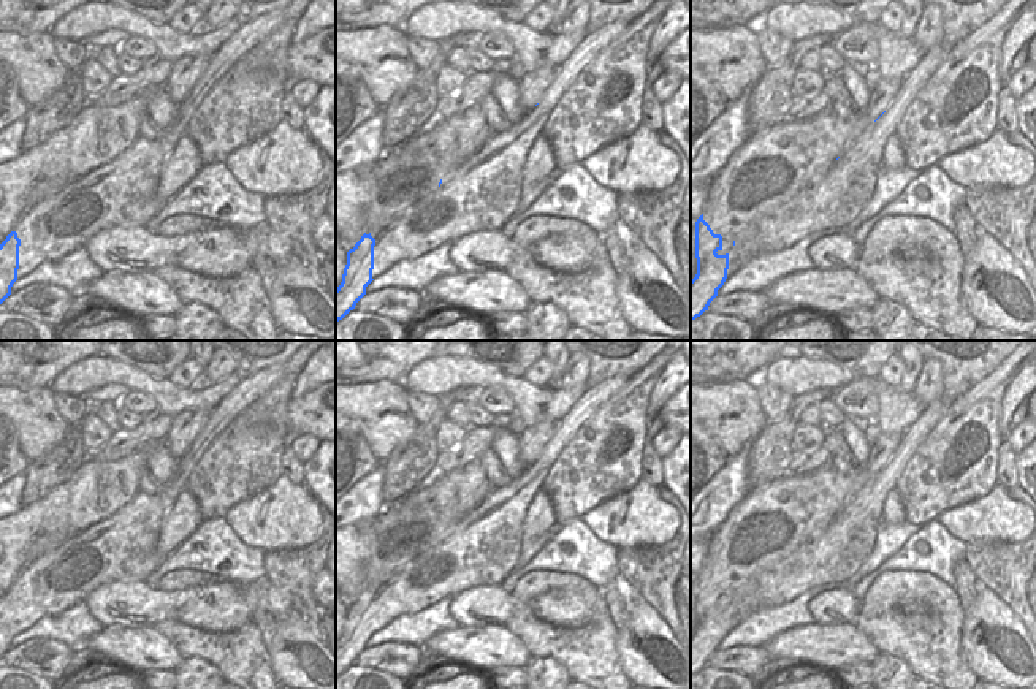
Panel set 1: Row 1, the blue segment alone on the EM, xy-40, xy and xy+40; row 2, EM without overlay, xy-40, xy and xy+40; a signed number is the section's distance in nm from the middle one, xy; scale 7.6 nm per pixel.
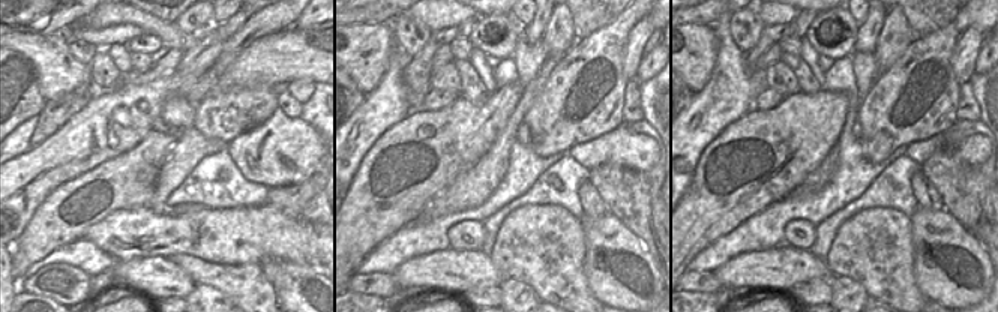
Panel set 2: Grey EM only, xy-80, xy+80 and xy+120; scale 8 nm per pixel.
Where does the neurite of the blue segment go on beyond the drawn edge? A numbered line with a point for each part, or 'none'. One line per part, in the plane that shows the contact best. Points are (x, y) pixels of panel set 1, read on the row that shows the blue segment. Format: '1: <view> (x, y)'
1: xy+40 (772, 167).

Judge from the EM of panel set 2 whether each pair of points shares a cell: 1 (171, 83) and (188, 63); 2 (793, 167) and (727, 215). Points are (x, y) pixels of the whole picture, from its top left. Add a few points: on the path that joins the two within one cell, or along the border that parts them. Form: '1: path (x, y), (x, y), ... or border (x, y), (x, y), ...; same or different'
1: border (209, 68), (197, 75), (182, 75), (177, 71); different
2: path (779, 177), (757, 185), (745, 197); same

